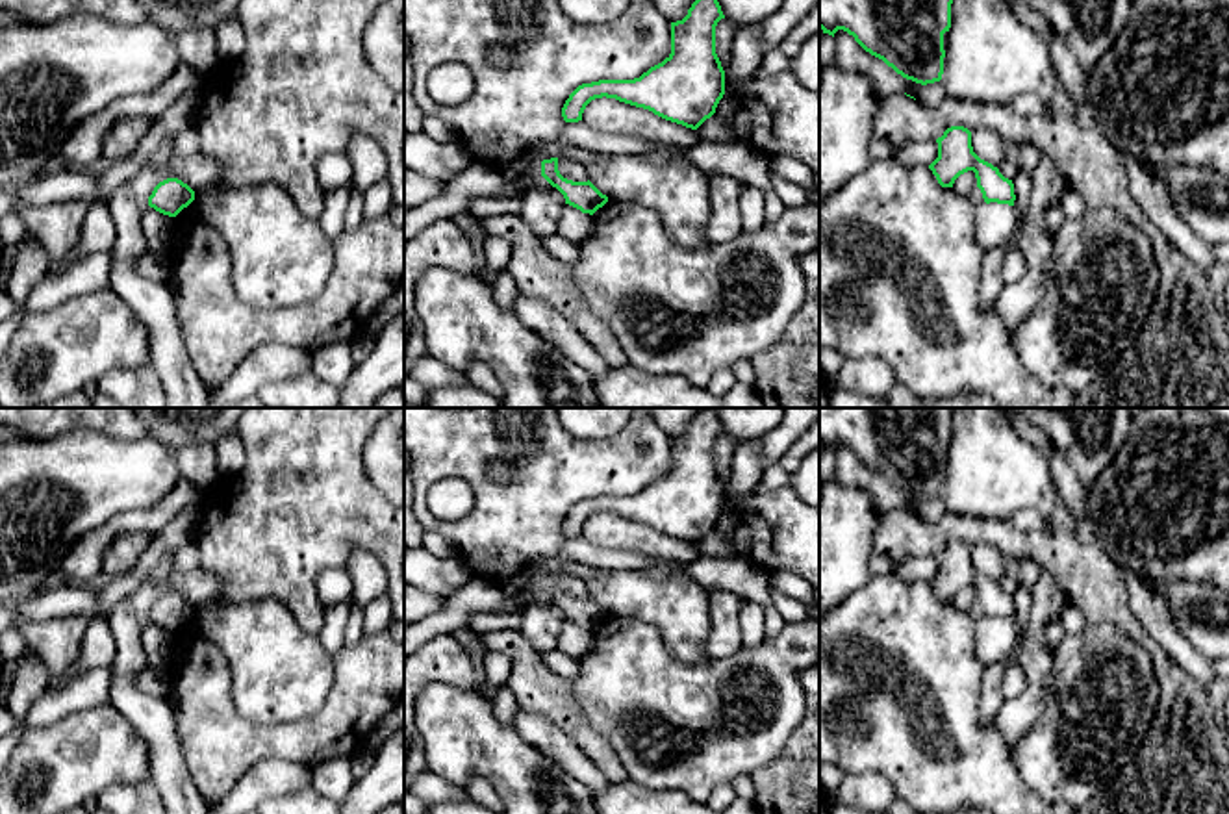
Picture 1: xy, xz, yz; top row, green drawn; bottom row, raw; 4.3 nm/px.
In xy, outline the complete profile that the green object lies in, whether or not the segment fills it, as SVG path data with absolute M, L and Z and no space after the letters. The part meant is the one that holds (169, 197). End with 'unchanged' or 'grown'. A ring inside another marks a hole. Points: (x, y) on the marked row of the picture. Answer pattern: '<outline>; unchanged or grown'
M178 178L159 182L148 197L148 206L156 211L176 217L195 200L195 191Z; unchanged

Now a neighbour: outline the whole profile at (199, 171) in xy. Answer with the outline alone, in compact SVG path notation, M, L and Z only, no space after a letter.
M196 152L187 158L169 158L161 167L145 167L128 182L128 187L132 197L146 210L148 197L159 182L178 178L193 191L200 191L217 185L221 172L222 169L215 159Z

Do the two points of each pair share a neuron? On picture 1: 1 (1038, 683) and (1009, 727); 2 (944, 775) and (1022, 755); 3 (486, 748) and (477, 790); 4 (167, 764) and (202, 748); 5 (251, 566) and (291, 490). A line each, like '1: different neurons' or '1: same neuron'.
1: same neuron
2: different neurons
3: different neurons
4: different neurons
5: same neuron

